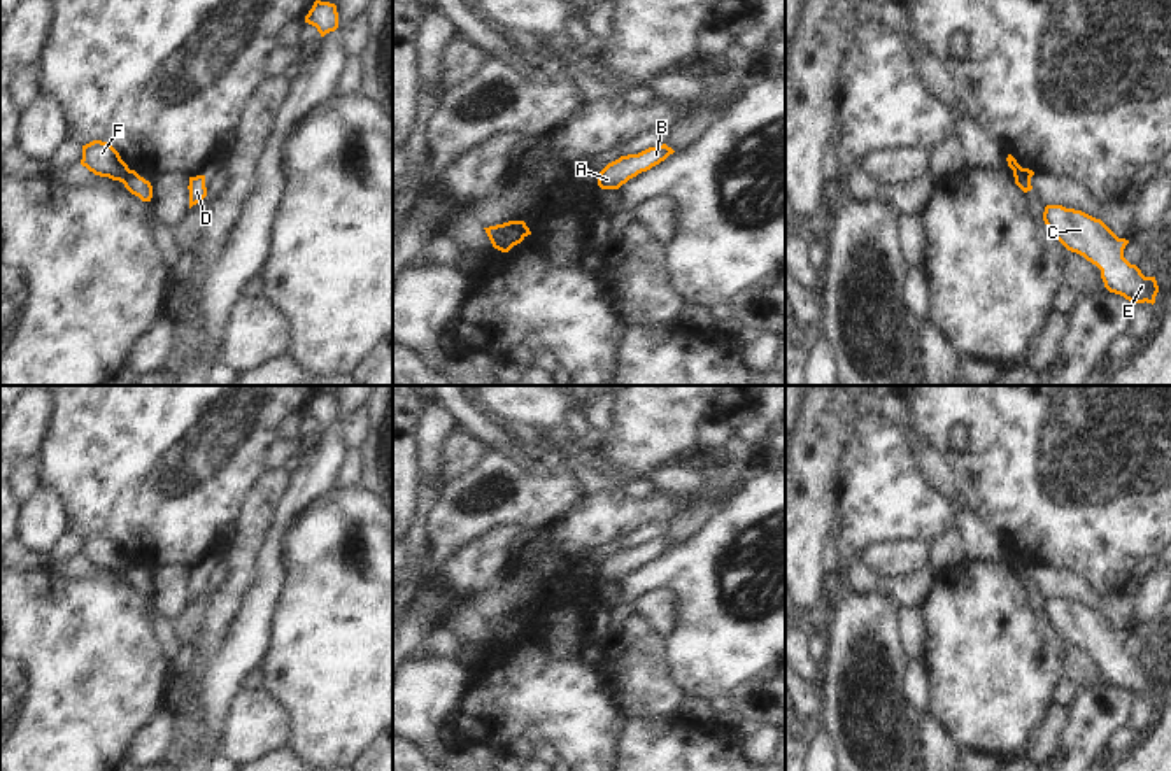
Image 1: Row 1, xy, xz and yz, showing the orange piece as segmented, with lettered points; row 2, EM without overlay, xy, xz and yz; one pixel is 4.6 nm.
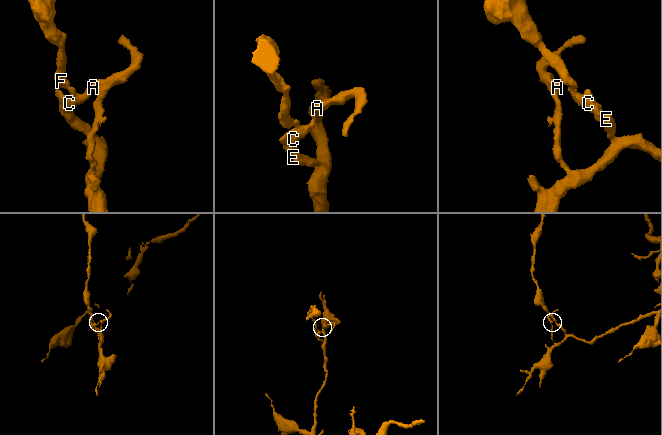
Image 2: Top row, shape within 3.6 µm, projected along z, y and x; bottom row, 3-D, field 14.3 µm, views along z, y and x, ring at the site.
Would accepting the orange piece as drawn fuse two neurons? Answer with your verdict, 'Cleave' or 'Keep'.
Cleave.

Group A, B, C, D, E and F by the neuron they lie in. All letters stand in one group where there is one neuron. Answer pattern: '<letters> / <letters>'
A B C D E / F

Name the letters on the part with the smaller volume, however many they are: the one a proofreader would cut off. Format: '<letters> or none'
F

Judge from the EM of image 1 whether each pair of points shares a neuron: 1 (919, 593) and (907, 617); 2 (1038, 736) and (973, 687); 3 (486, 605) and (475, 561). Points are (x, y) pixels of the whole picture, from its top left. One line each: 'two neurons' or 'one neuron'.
1: two neurons
2: two neurons
3: two neurons

